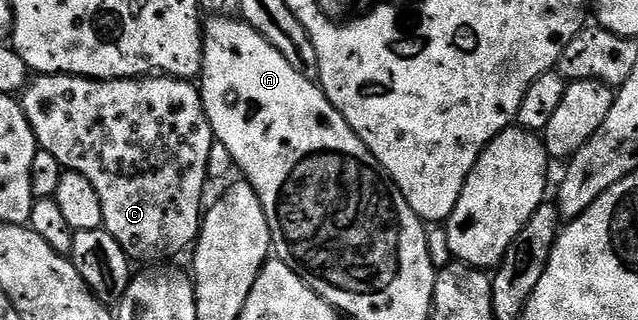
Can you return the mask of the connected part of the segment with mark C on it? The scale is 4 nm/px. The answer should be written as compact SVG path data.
M40 74L23 89L22 103L26 118L36 135L37 145L43 151L54 154L54 158L58 158L58 162L65 170L82 174L82 178L86 178L86 182L90 182L90 186L94 186L94 190L102 202L103 228L111 234L114 242L118 242L118 246L122 246L122 250L128 255L129 260L133 262L141 260L144 266L152 266L157 262L171 261L168 260L171 256L176 256L179 252L184 251L187 253L195 245L196 238L200 235L202 209L205 207L204 183L209 183L210 180L208 163L214 137L210 122L206 118L206 110L200 97L199 87L192 80L177 80L175 76L163 74L153 74L134 80L89 80L87 76Z

